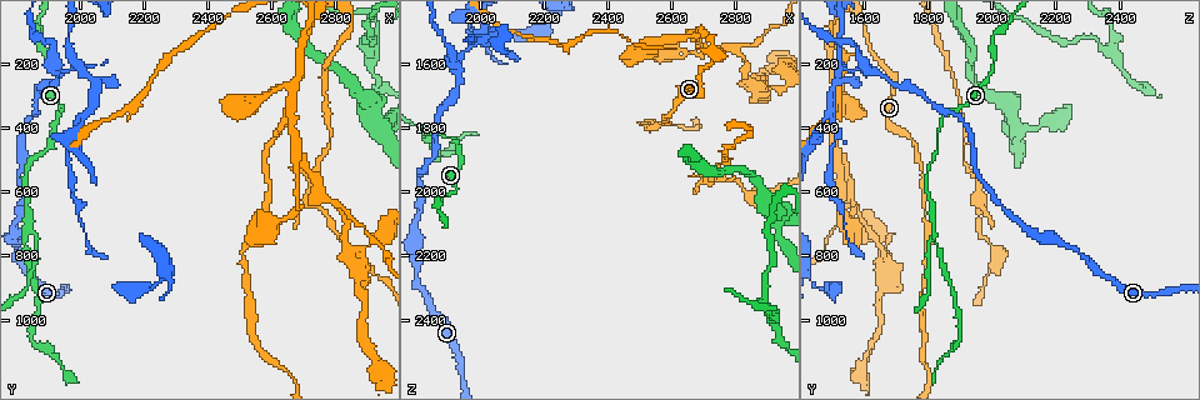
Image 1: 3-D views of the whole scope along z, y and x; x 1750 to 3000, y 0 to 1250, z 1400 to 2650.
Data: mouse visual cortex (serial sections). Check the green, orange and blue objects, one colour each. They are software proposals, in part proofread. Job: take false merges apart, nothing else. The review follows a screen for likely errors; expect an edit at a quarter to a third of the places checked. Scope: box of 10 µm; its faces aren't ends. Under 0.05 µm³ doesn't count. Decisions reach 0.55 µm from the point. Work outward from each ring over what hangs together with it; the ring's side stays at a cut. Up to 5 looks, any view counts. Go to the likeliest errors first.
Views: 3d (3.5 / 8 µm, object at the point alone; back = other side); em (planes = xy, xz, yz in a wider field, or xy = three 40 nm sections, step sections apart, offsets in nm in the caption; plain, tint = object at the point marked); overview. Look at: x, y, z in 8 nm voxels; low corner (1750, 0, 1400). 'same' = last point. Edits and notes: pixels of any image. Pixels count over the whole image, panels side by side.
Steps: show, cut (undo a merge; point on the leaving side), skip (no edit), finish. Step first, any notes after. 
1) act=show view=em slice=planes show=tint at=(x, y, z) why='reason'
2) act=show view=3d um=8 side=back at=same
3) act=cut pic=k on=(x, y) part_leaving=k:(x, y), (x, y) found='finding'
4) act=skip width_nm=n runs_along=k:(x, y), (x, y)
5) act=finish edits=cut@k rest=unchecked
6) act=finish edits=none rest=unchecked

act=show view=3d um=8 side=back at=(1830, 710, 1820) why='two arms at a narrow angle'

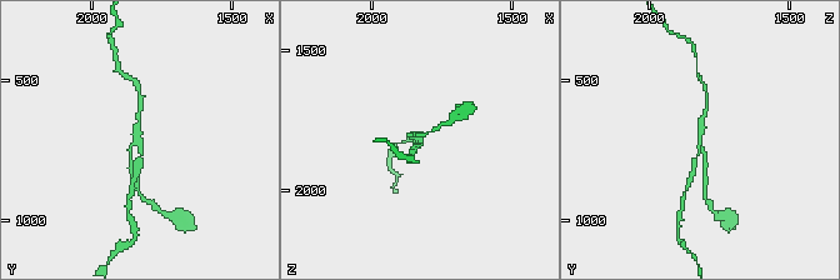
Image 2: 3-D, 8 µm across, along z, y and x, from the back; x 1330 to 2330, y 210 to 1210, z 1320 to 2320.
act=show view=em slice=xy step=1 show=tint at=same arms=3 arm_widths_nm=100,150,200

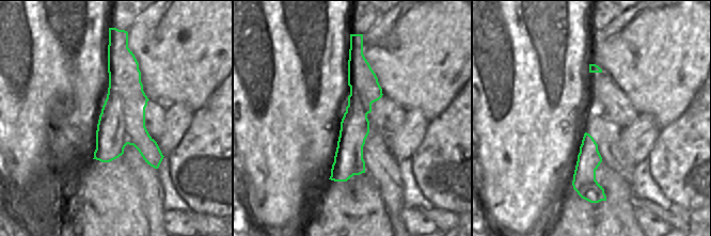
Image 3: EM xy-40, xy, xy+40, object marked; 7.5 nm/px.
act=skip found='continuous, no second cell'

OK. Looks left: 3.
act=show view=3d um=3.5 at=(1870, 120, 2010) why='thin neck'

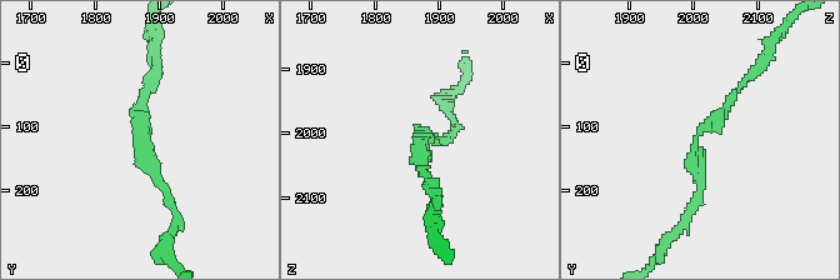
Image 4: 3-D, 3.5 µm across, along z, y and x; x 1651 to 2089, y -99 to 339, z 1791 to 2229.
act=show view=em slice=xy step=2 show=tint at=(1870, 115, 2010) arm_widths_nm=150,150

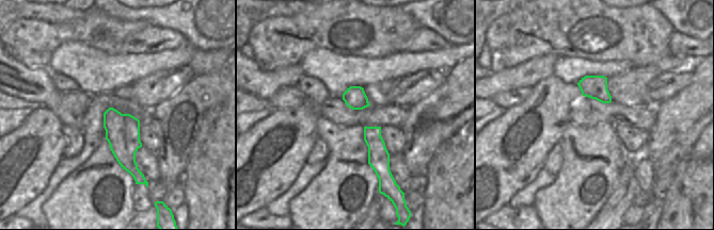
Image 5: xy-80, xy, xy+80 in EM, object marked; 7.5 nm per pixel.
act=skip found='all the same cell'

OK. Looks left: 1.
act=finish edits=none rest=unchecked

